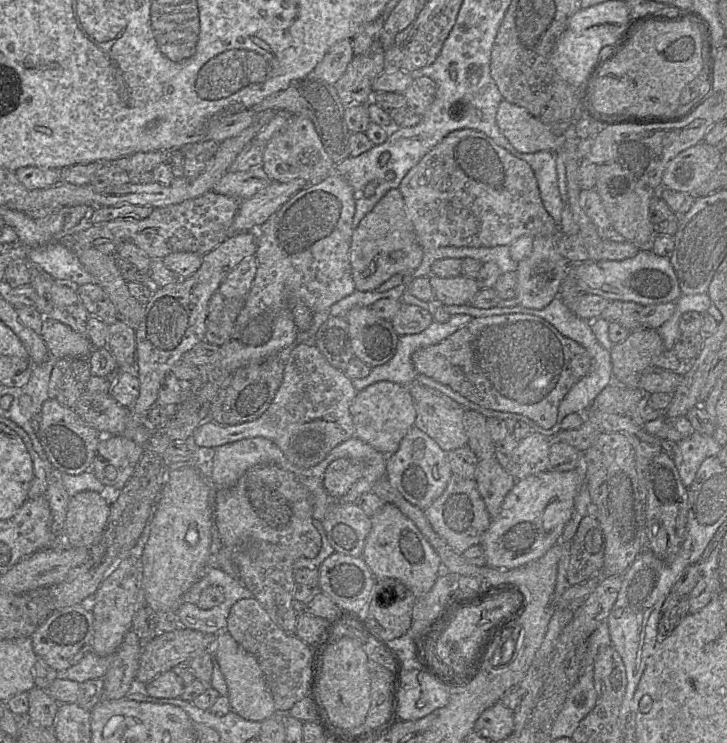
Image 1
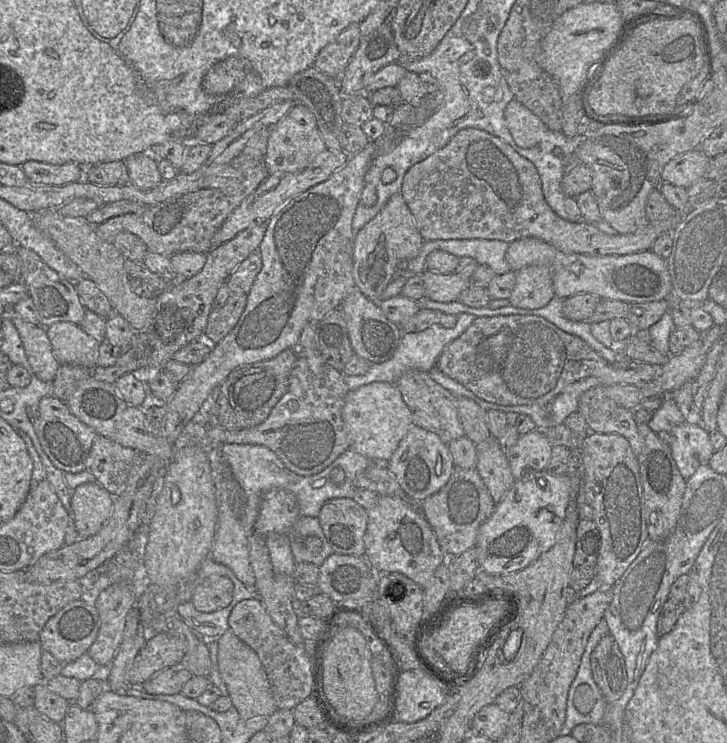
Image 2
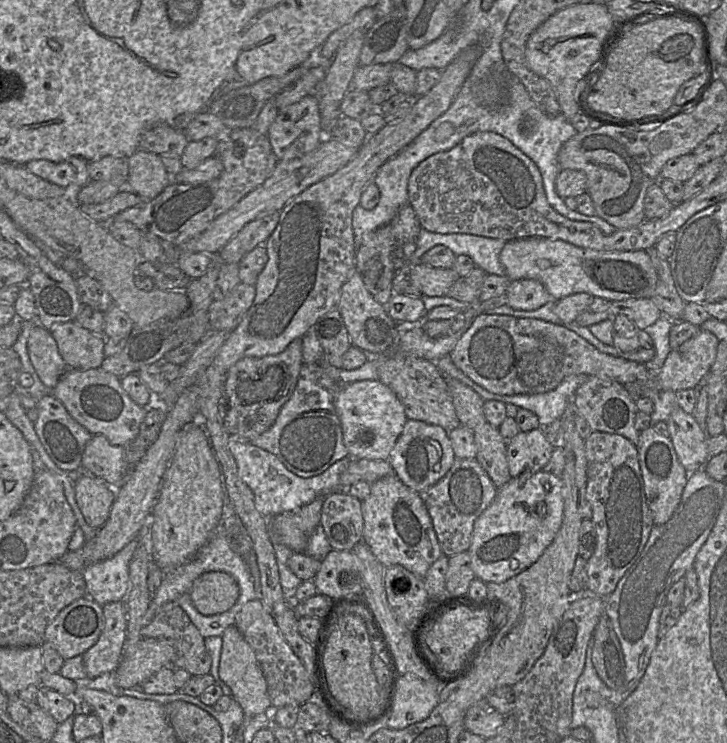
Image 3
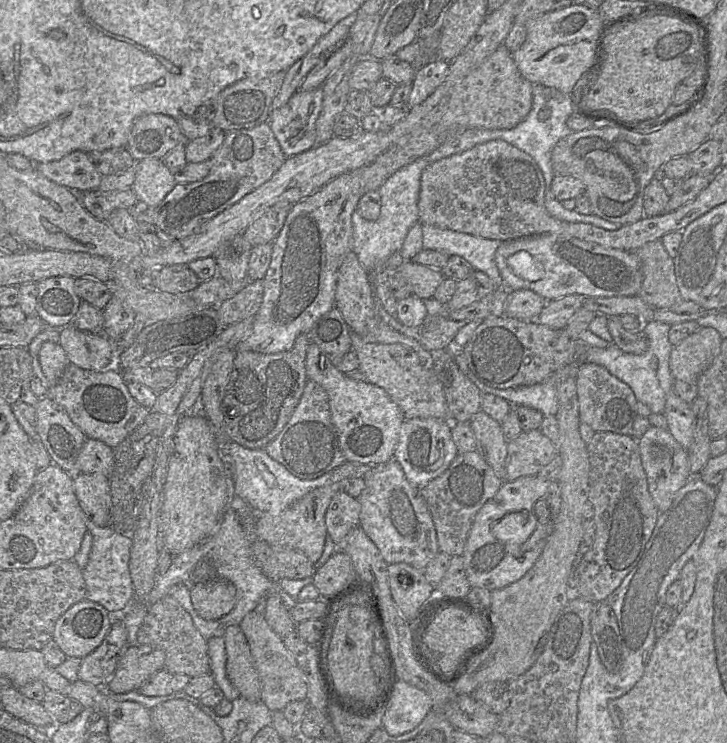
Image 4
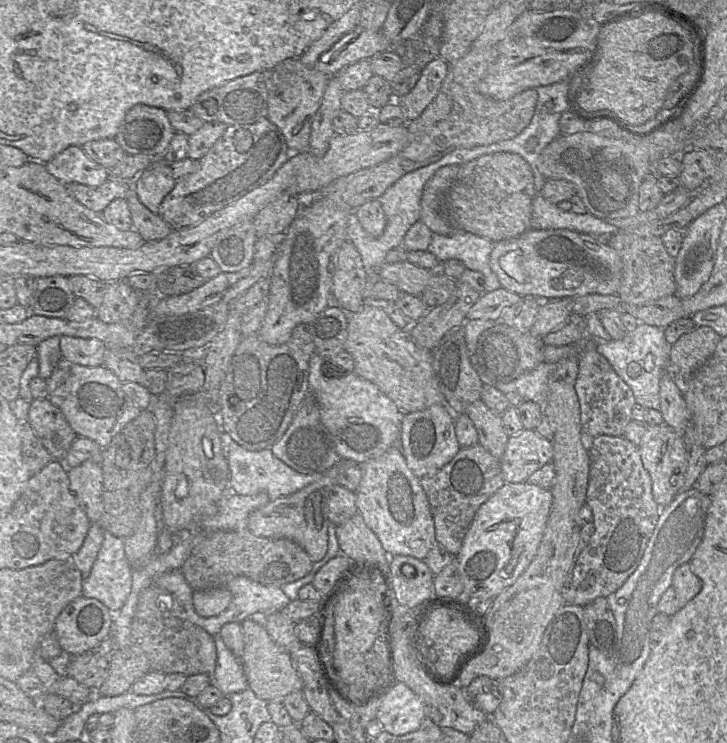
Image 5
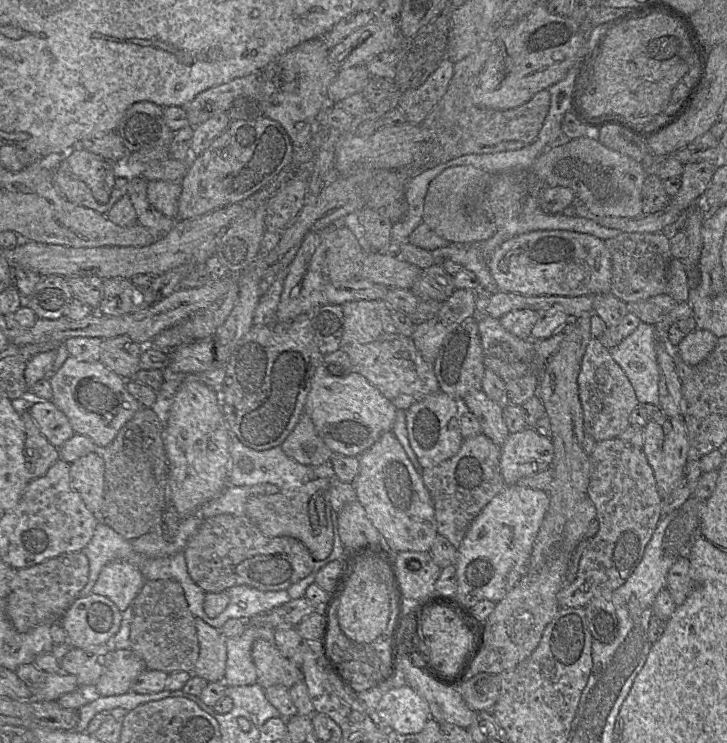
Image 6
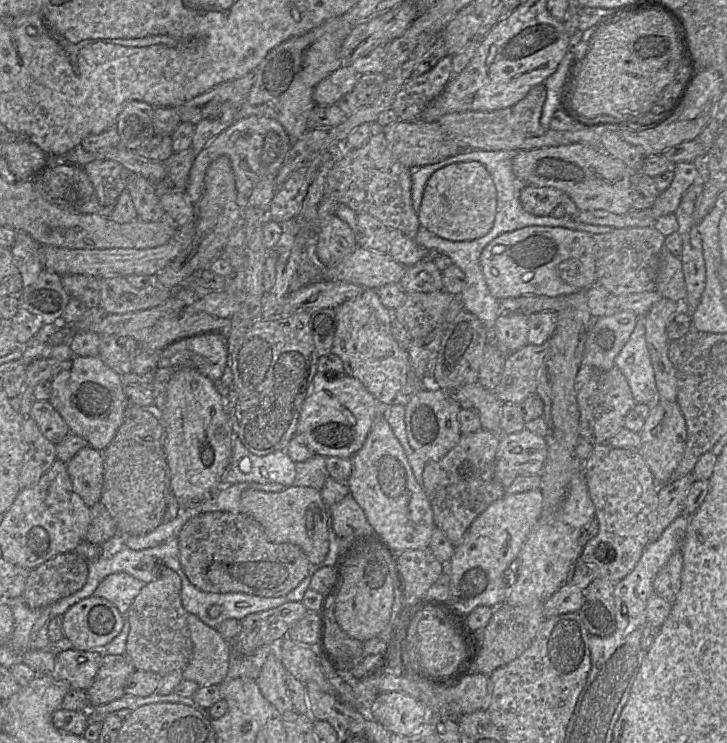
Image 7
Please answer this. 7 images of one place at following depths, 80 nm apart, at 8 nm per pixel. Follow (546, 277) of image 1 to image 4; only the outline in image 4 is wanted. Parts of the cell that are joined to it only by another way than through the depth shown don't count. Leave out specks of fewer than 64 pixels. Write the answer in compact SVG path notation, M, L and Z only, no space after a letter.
M529 289L509 291L504 315L518 320L537 320L547 304L542 296Z

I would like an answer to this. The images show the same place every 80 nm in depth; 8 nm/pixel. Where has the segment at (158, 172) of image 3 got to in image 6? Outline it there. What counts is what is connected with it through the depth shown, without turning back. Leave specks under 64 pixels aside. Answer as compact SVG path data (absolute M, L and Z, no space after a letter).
M148 181L147 198L151 205L166 217L177 220L181 184L169 181Z

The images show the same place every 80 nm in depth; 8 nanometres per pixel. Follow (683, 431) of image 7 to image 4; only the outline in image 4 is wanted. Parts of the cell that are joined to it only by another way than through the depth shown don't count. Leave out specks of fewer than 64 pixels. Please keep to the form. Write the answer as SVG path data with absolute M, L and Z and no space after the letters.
M650 426L638 440L638 445L649 493L659 513L663 513L671 507L676 493L691 477L687 451L676 442L668 429L653 426Z

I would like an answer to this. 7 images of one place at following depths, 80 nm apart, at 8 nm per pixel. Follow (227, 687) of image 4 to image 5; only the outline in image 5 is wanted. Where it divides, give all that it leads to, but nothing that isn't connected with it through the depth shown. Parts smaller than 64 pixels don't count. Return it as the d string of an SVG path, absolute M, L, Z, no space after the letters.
M214 635L217 650L216 668L213 672L215 684L225 697L249 688L243 665L227 648L220 635Z

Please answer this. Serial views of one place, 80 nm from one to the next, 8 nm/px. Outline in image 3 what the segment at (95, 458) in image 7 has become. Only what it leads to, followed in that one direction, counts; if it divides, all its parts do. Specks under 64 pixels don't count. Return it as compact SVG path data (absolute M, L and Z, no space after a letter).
M83 475L75 482L74 489L77 505L86 523L99 530L109 518L116 489L92 475Z

